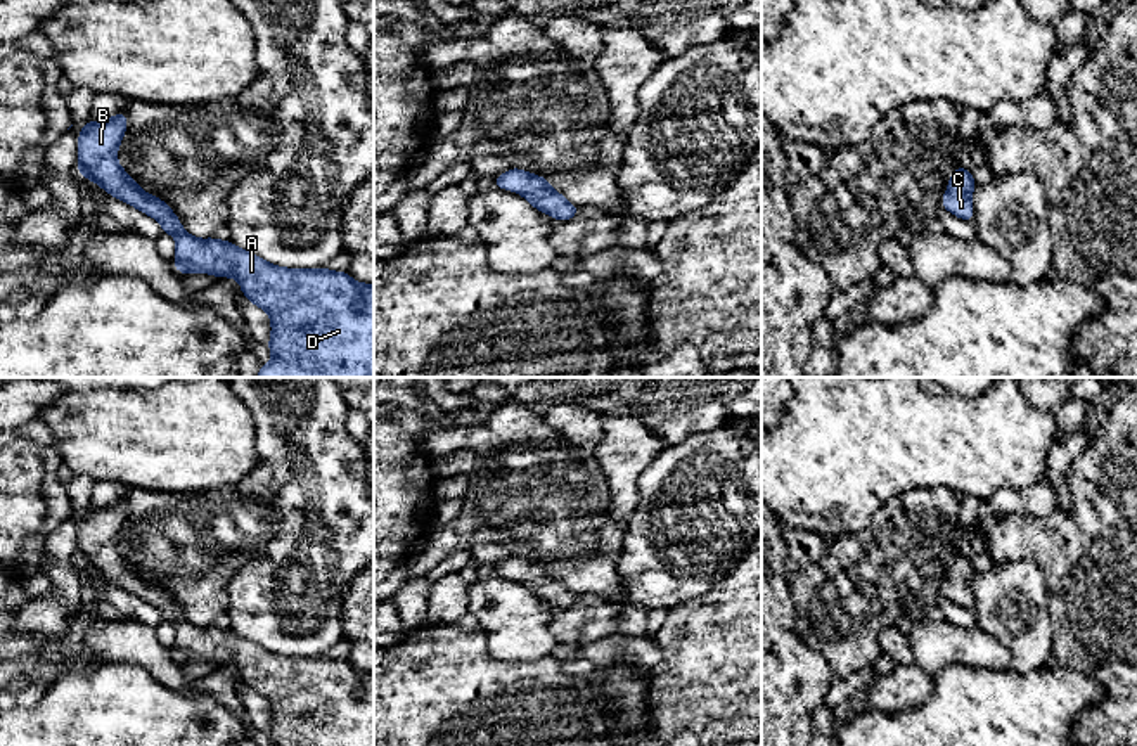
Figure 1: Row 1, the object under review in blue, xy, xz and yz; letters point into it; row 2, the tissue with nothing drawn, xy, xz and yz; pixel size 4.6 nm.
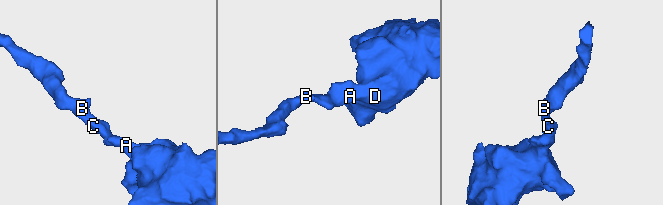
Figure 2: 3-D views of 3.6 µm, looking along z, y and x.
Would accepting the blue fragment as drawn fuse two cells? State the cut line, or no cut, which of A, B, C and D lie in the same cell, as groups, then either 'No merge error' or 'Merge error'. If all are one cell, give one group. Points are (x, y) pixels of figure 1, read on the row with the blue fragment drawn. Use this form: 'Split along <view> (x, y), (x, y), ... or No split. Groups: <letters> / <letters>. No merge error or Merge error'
No split. Groups: A B C D. No merge error

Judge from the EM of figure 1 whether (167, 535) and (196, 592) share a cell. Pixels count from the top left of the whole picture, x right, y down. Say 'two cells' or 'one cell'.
one cell

